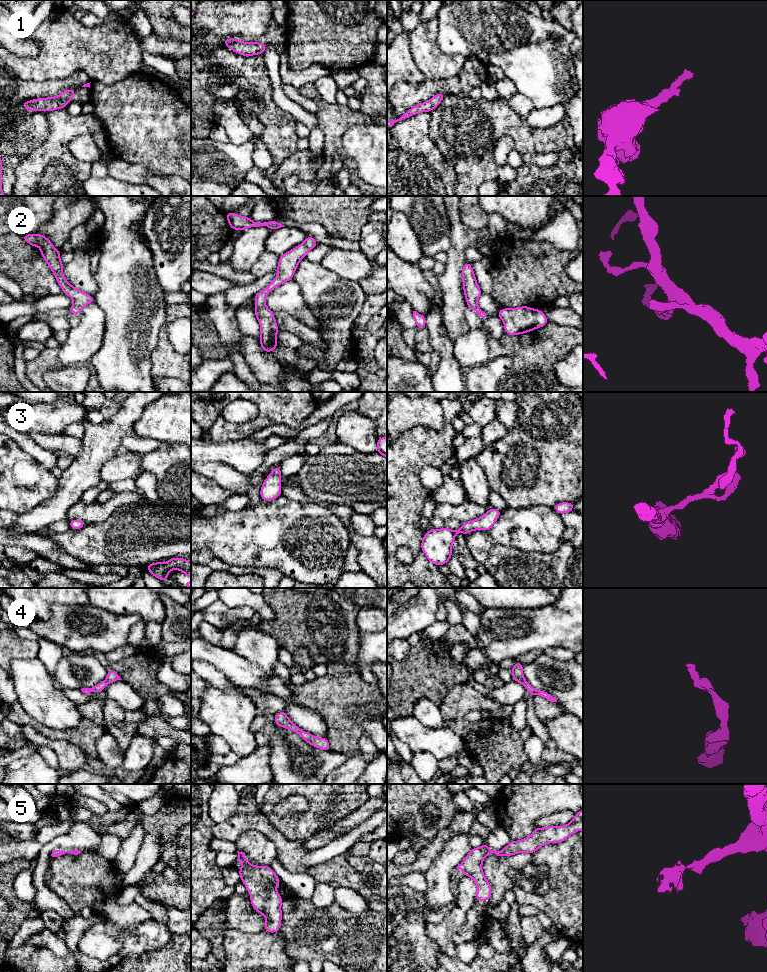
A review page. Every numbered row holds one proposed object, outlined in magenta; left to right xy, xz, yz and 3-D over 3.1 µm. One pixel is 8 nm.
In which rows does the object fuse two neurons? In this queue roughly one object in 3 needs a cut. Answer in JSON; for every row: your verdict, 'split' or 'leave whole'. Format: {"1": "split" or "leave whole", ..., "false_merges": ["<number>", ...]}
{"1": "leave whole", "2": "leave whole", "3": "leave whole", "4": "leave whole", "5": "leave whole", "false_merges": []}

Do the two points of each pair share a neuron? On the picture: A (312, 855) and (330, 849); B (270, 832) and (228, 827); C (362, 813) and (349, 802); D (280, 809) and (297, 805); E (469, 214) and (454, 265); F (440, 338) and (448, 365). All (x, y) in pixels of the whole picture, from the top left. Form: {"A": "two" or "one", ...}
{"A": "one", "B": "one", "C": "two", "D": "one", "E": "two", "F": "one"}

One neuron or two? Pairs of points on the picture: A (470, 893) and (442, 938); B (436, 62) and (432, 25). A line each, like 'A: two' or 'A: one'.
A: one
B: one

